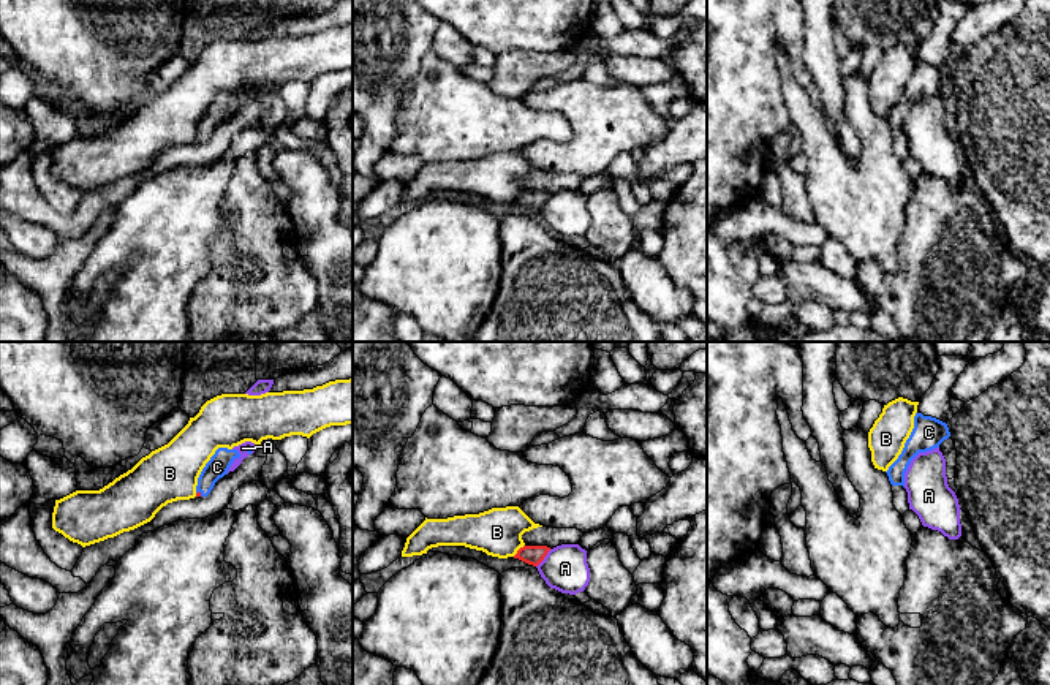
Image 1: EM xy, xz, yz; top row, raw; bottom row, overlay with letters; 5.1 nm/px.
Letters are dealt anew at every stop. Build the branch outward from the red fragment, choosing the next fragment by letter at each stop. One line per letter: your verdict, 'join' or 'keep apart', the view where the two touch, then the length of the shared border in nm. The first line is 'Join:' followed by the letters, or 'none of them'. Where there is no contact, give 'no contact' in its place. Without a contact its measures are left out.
Join: C
A: keep apart | xz | 120 nm
B: keep apart | xz | 90 nm
C: join | xy | 40 nm

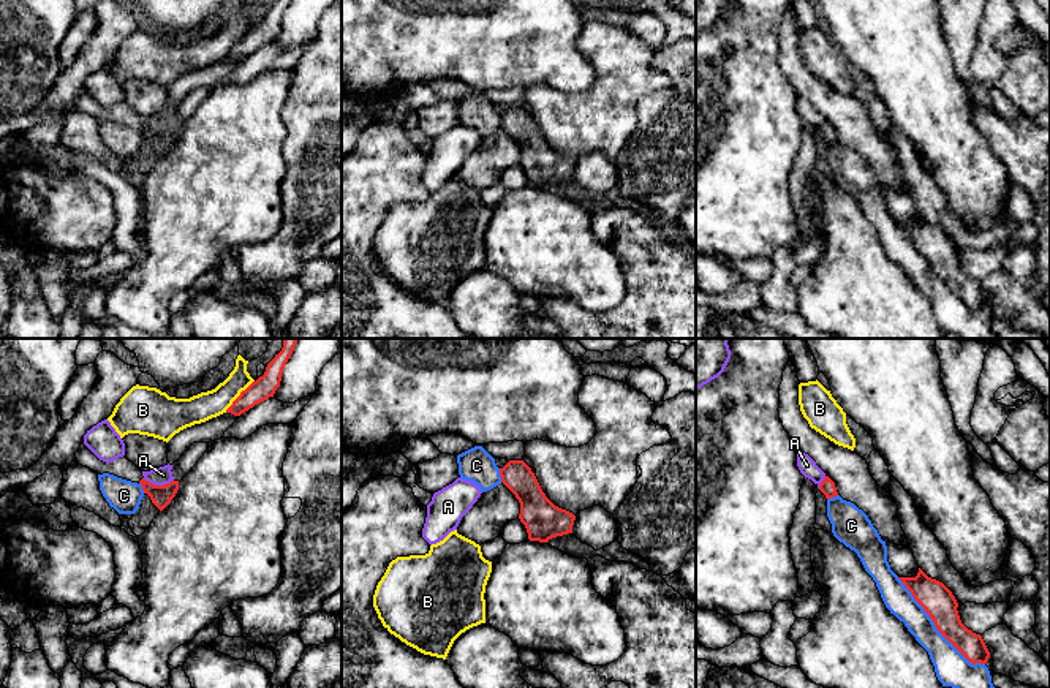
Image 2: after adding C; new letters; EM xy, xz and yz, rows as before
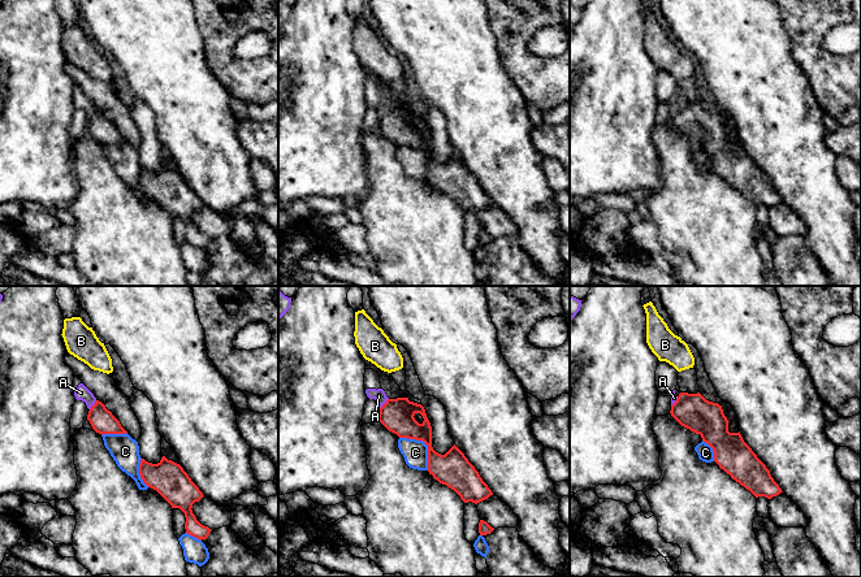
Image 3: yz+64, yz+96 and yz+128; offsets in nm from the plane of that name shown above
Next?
Join: none of them
A: keep apart | xy | 160 nm
B: keep apart | xy | 220 nm
C: keep apart | yz | 650 nm

